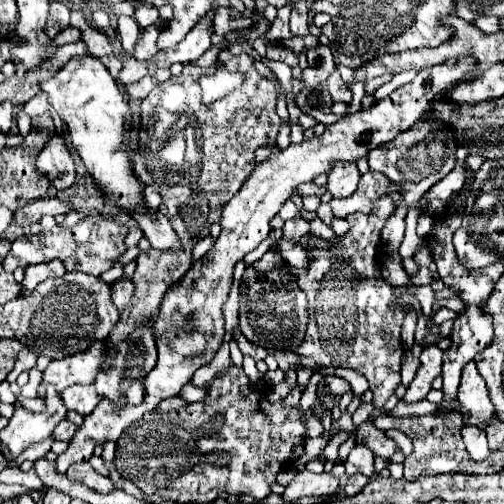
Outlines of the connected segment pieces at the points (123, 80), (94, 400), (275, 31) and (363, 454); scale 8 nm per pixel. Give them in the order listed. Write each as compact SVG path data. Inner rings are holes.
M125 59L123 69L121 69L119 75L117 75L117 83L121 83L121 85L131 85L131 83L143 79L147 73L151 73L151 69L153 69L153 65L149 65L149 61L139 63L139 61L135 61L135 59Z
M73 385L73 387L67 387L63 393L61 393L67 409L73 409L81 415L89 415L95 405L99 403L99 395L95 391L93 385Z
M291 5L277 9L277 17L265 35L265 49L269 59L283 61L287 65L297 65L297 53L287 49L287 41L293 37L289 31L289 13Z
M357 445L357 447L349 453L349 457L347 457L347 461L345 461L343 465L345 465L345 469L347 469L349 475L363 473L363 475L371 477L371 475L373 475L373 459L375 459L375 455L373 455L367 447Z

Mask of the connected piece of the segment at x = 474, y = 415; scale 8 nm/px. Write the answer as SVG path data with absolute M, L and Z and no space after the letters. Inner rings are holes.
M475 361L463 367L461 385L459 385L459 401L461 401L461 409L463 409L467 423L477 425L481 429L485 429L491 417L495 415L495 409L489 401L487 385L483 377L479 375Z

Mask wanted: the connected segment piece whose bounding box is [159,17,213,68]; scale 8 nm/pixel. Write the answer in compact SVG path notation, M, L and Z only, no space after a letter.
M205 17L203 23L197 23L177 47L160 50L161 66L170 68L173 63L188 63L201 57L211 47L211 33L207 33L207 29L213 29L213 17Z

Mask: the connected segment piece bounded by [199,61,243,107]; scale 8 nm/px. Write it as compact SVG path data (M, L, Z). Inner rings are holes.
M217 61L217 69L211 75L203 75L199 79L201 85L201 103L209 107L211 103L223 99L233 89L237 89L243 83L243 75L239 71L229 71L221 61Z

